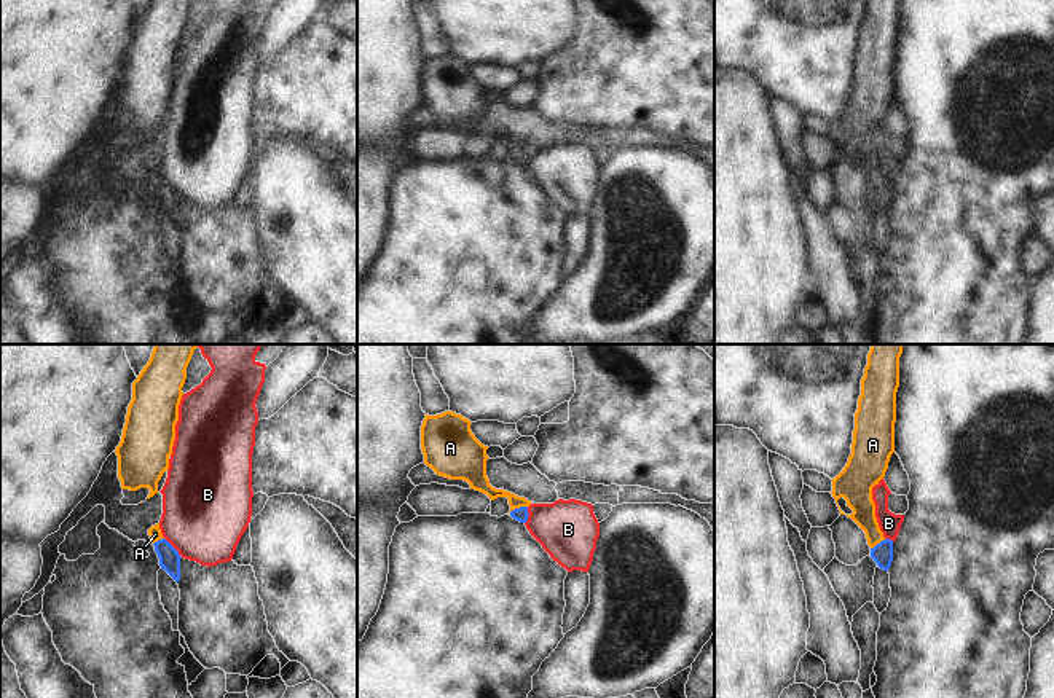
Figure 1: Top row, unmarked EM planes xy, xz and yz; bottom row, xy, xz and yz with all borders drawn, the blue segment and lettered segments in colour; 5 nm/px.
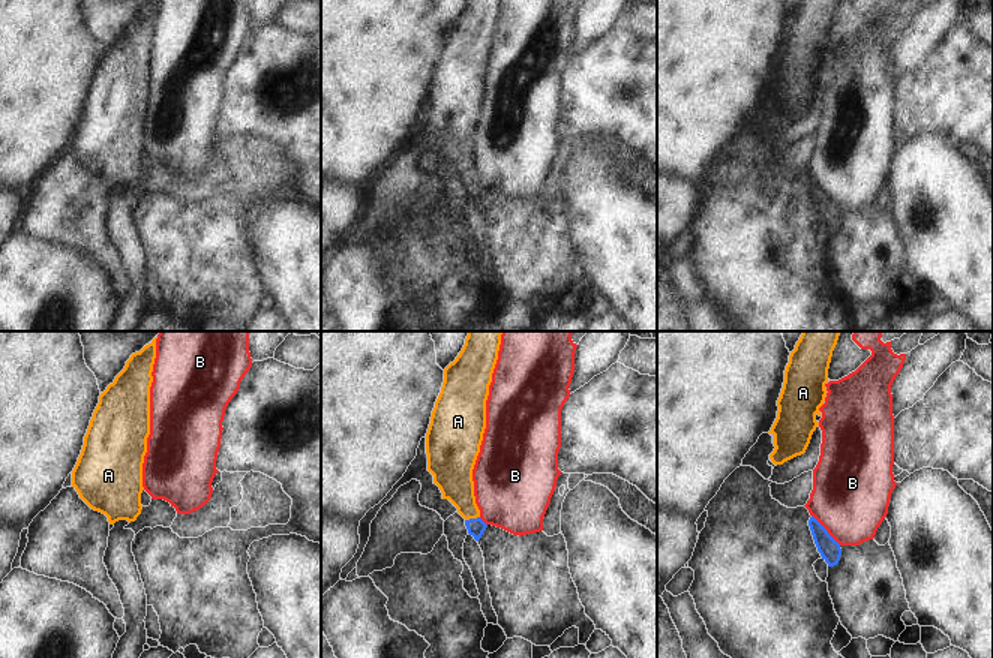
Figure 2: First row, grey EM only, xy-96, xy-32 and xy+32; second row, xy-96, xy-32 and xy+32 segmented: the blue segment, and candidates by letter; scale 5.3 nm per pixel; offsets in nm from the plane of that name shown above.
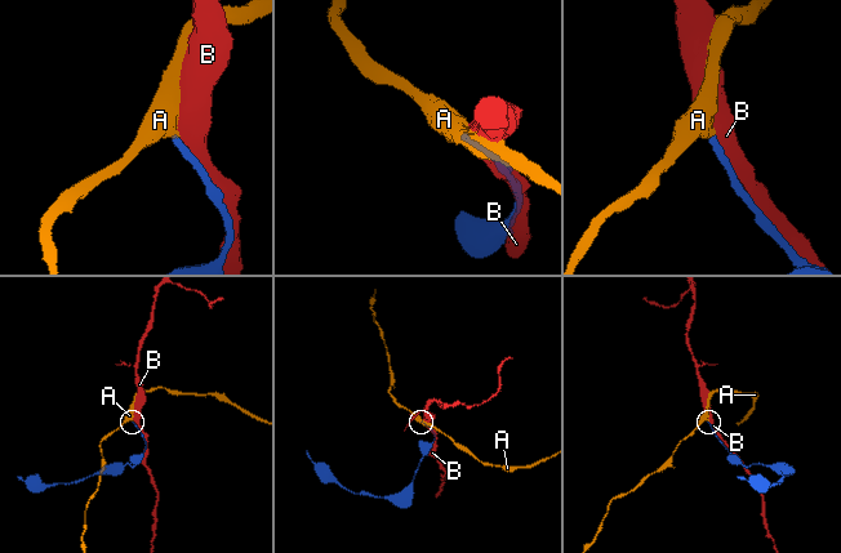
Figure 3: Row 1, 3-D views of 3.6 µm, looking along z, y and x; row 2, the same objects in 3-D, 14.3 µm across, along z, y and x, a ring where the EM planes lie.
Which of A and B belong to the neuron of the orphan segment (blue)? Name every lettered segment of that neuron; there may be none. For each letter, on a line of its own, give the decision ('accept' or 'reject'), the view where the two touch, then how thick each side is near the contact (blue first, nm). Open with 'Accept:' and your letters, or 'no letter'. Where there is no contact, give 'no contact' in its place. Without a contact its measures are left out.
Accept: A
A: accept | xz | 70/90 nm
B: reject | xy | 110/440 nm

